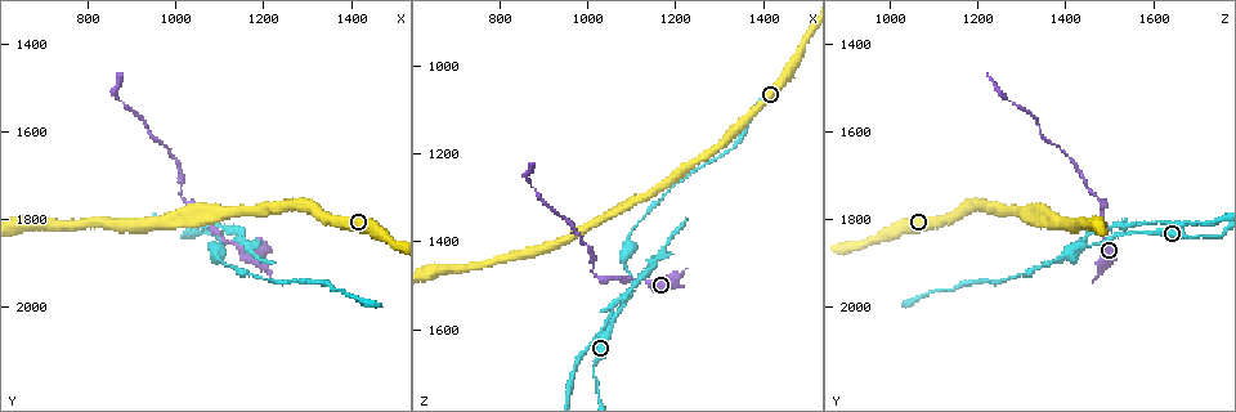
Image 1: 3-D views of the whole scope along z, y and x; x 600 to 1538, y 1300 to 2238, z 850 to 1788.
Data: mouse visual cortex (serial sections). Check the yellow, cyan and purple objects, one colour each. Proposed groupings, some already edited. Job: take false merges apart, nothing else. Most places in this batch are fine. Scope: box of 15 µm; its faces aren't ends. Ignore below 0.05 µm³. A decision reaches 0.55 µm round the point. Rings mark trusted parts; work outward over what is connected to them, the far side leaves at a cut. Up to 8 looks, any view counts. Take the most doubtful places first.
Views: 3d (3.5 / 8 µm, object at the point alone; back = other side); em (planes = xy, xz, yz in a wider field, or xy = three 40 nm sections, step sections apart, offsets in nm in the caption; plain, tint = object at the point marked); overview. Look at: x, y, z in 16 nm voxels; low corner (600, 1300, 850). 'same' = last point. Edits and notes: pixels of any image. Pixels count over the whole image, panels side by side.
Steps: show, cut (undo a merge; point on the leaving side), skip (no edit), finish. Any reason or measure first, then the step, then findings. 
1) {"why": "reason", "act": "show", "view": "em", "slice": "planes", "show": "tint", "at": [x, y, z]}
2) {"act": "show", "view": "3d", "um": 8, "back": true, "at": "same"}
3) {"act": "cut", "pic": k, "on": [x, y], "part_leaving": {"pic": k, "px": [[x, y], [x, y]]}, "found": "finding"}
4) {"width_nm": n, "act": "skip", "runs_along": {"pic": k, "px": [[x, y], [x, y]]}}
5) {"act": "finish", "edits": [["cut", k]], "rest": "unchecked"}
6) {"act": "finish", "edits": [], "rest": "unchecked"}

{"why": "two arms at a narrow angle", "act": "show", "view": "3d", "um": 3.5, "at": [1105, 1840, 1515]}

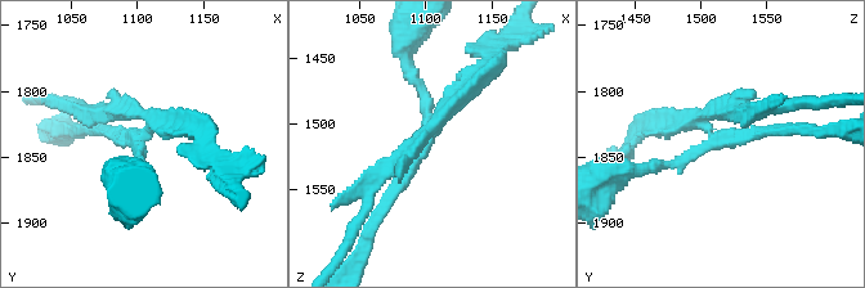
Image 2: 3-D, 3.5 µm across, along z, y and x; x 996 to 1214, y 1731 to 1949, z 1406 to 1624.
{"arms": 4, "arm_widths_nm": [150, 150, 150, 200], "act": "show", "view": "em", "slice": "planes", "show": "tint", "at": [1100, 1834, 1510]}

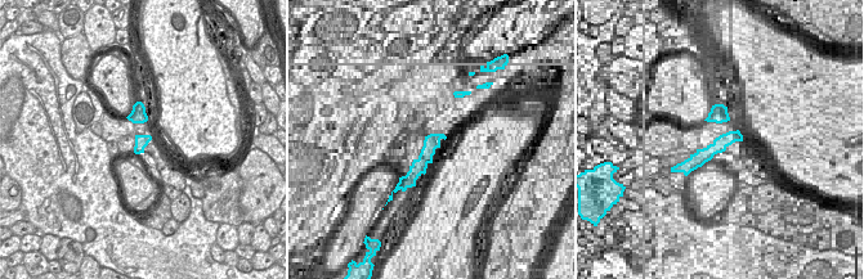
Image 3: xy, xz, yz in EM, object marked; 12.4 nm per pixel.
{"act": "show", "view": "em", "slice": "xy", "step": 1, "show": "tint", "at": "same"}

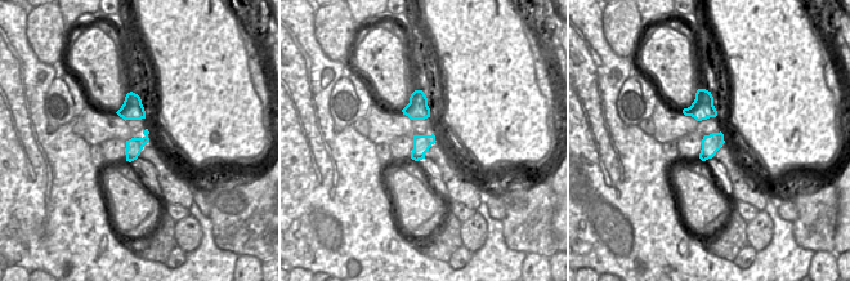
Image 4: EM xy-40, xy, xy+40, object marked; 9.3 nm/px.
{"act": "cut", "pic": 2, "on": [451, 94], "part_leaving": {"pic": 2, "px": [[433, 133], [377, 175], [362, 217]]}, "found": "two cells meet here"}

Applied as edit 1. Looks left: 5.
{"act": "show", "view": "overview"}

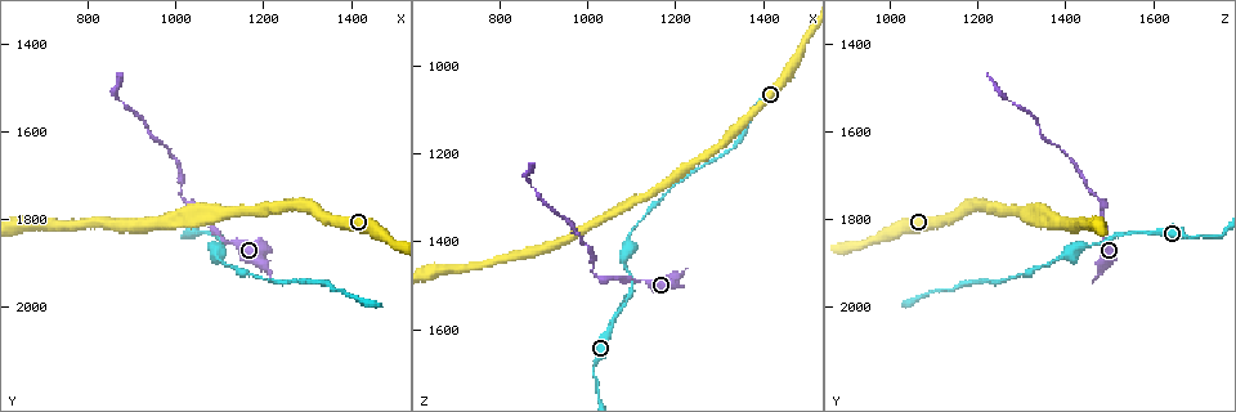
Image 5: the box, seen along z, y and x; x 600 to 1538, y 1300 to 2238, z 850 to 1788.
{"why": "thick turns thin", "act": "show", "view": "3d", "um": 3.5, "back": true, "at": [1010, 1745, 1470]}

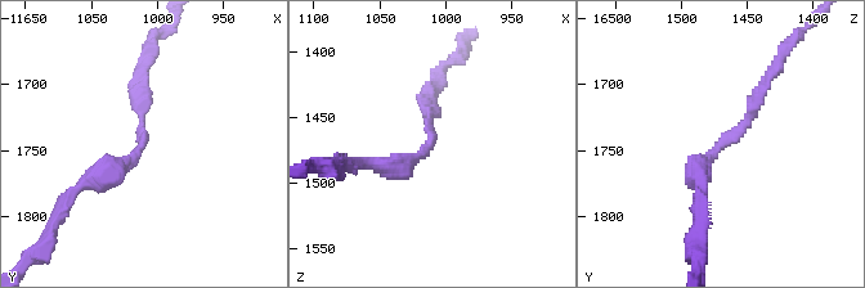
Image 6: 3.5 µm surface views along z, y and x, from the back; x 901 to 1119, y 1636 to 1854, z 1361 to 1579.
{"arm_widths_nm": [150, 200], "act": "show", "view": "em", "slice": "xy", "step": 2, "show": "tint", "at": [1016, 1746, 1472]}

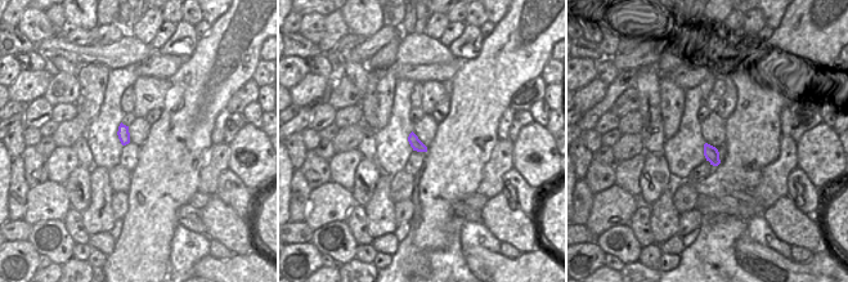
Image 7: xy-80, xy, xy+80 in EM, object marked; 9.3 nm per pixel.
{"act": "skip", "runs_along": {"pic": 6, "px": [[699, 192], [699, 167], [745, 121], [769, 77]]}, "found": "continuous, no second cell"}

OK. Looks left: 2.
{"why": "arms part here", "act": "show", "view": "3d", "um": 3.5, "at": [1040, 1780, 1345]}

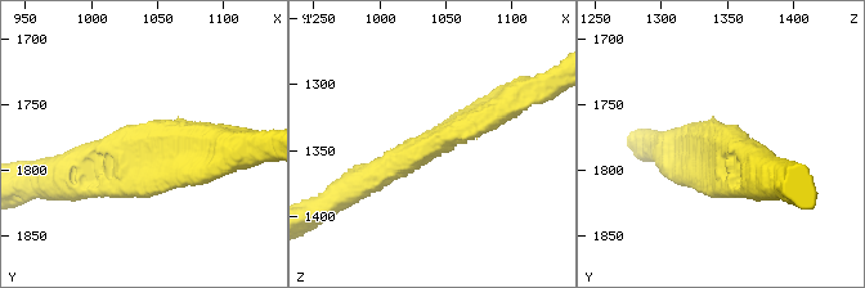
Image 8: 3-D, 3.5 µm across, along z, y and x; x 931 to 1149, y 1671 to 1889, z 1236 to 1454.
{"why": "now the EM", "act": "show", "view": "em", "slice": "xy", "step": 2, "show": "tint", "at": [1040, 1780, 1348]}

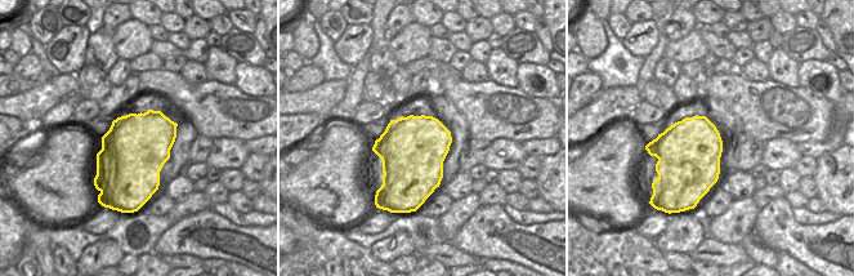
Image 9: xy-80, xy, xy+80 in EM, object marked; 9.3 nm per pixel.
{"act": "skip", "runs_along": {"pic": 8, "px": [[506, 106], [361, 181]]}, "found": "continuous, no second cell"}

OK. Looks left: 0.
{"act": "finish", "edits": [["cut", 2]], "rest": "unchecked"}

